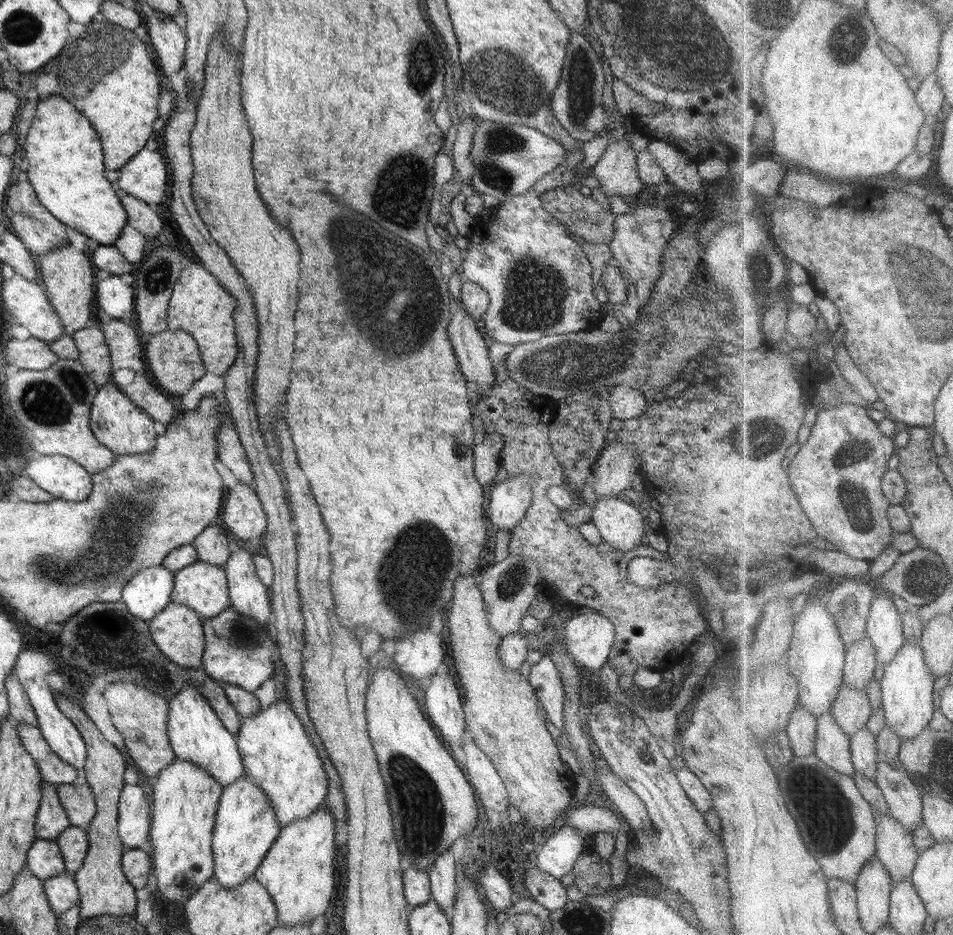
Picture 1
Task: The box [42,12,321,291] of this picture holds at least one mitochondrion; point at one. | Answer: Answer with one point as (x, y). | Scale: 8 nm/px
(103, 55)

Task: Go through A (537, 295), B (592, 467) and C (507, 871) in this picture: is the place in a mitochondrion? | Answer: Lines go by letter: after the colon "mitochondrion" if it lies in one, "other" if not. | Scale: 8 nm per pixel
A: mitochondrion
B: other
C: other

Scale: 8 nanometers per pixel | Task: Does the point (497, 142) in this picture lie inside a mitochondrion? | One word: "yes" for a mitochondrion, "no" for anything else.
yes

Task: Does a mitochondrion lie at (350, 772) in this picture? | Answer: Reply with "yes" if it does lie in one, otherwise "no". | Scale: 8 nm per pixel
no

